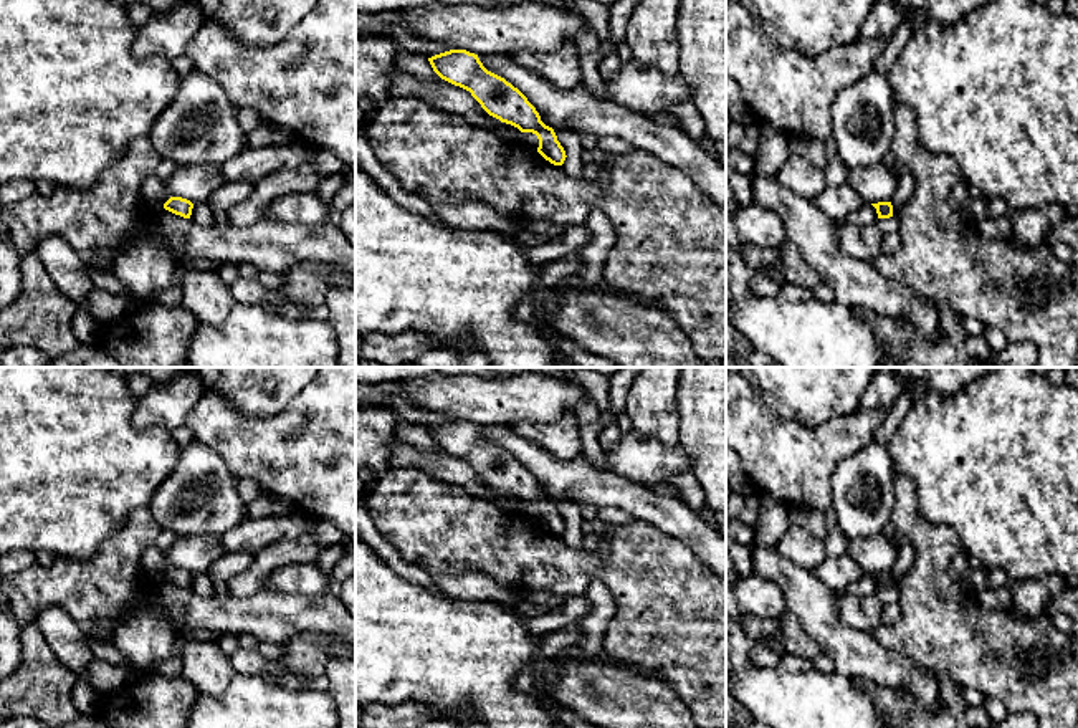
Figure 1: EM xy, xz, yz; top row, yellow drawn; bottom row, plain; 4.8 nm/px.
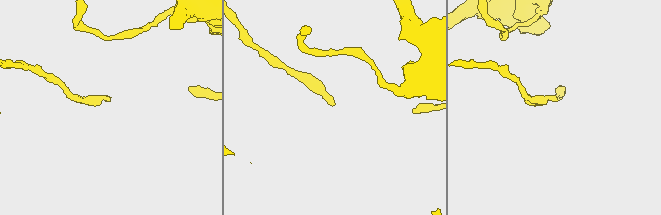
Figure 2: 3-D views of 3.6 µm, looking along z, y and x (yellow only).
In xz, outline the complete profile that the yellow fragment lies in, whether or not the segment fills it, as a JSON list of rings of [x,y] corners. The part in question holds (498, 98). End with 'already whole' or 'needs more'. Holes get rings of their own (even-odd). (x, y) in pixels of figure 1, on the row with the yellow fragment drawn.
[[[450,50],[428,58],[433,71],[445,81],[471,93],[481,108],[501,122],[532,132],[539,139],[537,152],[554,165],[562,165],[565,151],[552,127],[541,121],[527,98],[504,78],[488,71],[478,55]]]; already whole

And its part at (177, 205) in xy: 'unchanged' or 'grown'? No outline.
unchanged

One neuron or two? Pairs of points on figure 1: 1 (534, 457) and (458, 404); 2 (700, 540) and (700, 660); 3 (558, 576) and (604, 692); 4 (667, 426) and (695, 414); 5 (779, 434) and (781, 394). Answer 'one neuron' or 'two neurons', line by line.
1: two neurons
2: two neurons
3: two neurons
4: two neurons
5: two neurons

